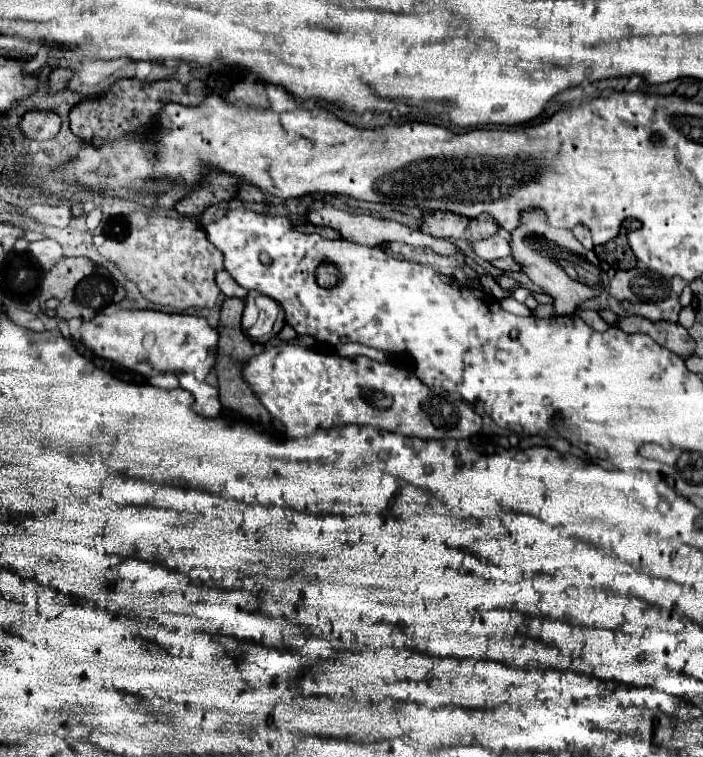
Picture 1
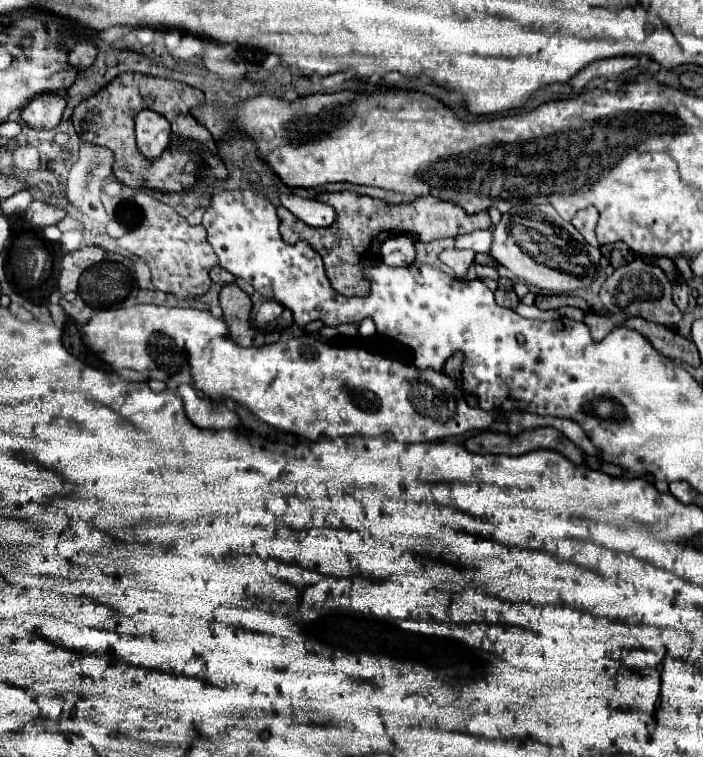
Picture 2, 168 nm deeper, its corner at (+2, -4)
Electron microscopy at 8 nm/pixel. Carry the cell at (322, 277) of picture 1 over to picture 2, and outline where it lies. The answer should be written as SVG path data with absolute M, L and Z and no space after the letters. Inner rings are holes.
M342 191L342 193L318 193L316 201L322 201L334 207L336 221L332 225L310 227L304 221L296 219L288 209L278 207L280 235L286 243L306 241L312 249L316 249L324 259L326 275L332 287L340 295L368 295L370 285L368 285L368 279L364 277L364 269L368 265L376 265L382 261L380 247L392 235L418 235L420 241L434 241L434 239L458 237L464 233L472 233L476 229L492 227L488 211L468 215L460 205L436 201L434 195L418 197L412 203L390 205L380 199L358 195L352 191Z

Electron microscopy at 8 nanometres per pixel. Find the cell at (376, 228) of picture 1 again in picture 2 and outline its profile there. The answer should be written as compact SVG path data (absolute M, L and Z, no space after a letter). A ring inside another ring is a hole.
M278 191L278 197L280 197L280 203L288 211L292 211L300 221L304 221L304 223L308 223L312 227L328 227L336 219L334 209L330 205L326 205L326 203L304 199L300 195L282 193L282 191Z

